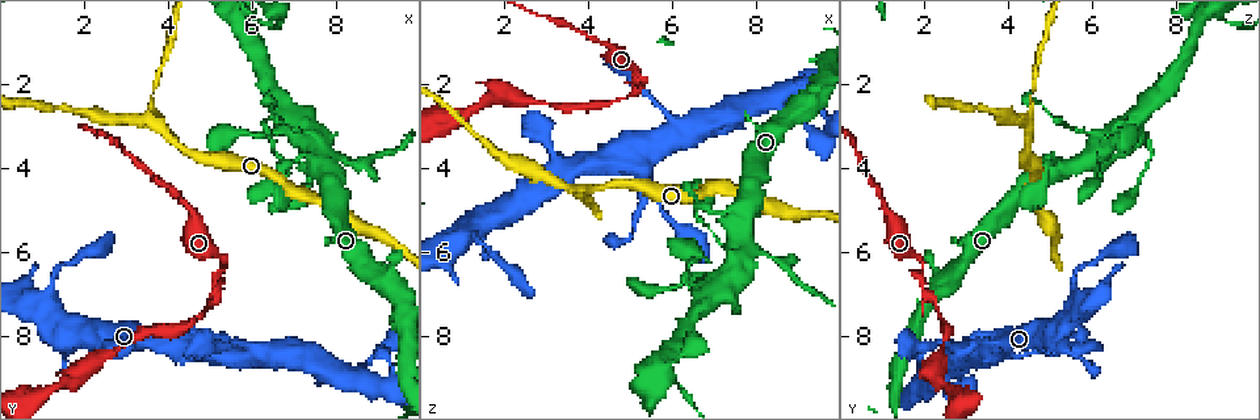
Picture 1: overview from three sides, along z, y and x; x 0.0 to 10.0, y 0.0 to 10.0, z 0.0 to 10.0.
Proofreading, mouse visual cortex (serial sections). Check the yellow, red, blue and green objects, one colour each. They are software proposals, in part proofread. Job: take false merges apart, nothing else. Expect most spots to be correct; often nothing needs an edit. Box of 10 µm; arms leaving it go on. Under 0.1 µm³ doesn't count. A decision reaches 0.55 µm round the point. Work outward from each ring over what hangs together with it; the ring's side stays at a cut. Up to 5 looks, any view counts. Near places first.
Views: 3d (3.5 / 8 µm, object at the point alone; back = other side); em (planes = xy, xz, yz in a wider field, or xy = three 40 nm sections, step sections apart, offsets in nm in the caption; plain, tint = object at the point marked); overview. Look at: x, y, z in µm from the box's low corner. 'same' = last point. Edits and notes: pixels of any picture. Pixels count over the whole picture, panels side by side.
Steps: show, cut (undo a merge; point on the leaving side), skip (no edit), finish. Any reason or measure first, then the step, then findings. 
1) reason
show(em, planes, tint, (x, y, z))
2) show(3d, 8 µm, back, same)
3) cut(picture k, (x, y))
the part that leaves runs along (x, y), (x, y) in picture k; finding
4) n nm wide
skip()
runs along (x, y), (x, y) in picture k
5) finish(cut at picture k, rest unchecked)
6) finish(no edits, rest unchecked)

calibre changes
show(3d, 3.5 µm, (4.40, 4.90, 1.10))

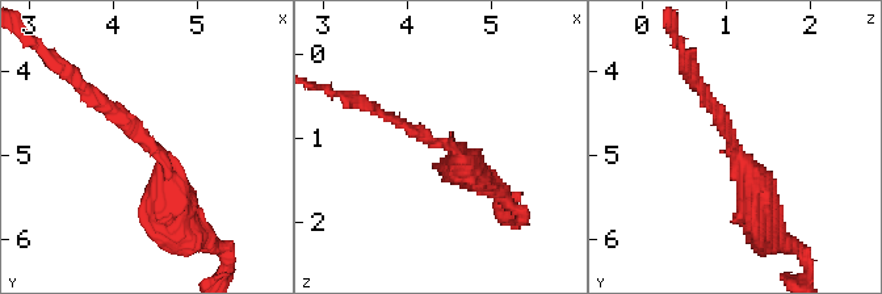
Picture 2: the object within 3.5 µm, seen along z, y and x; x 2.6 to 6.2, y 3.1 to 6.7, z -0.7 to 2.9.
need the tissue
show(em, xy, step 3, tint, (4.40, 4.90, 1.05))

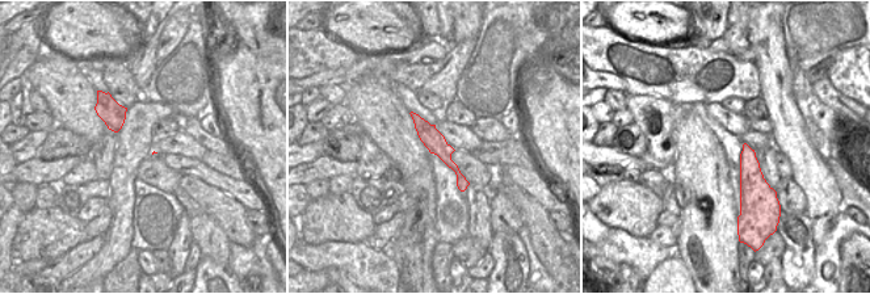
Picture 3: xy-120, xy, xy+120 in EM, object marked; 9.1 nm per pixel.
arms of 150, 450 nm
skip()
runs along (416, 118), (444, 151), (462, 187) in picture 3; all the same cell

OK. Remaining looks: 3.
three arms meet
show(3d, 3.5 µm, (3.65, 2.85, 4.60))

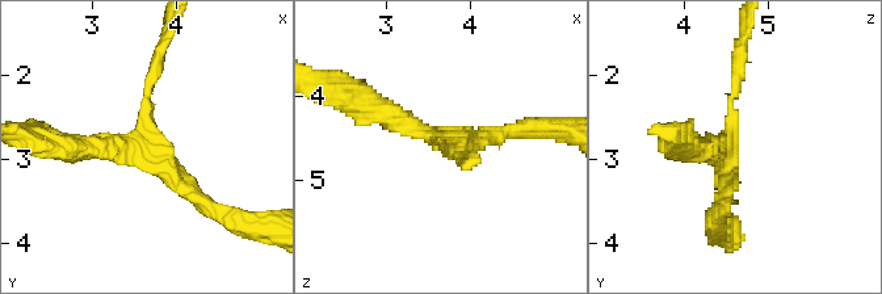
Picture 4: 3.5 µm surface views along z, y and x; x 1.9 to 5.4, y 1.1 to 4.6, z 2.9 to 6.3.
3 arms; arms of 100, 200, 300 nm; need the tissue
show(em, xy, step 2, tint, (3.60, 2.90, 4.55))

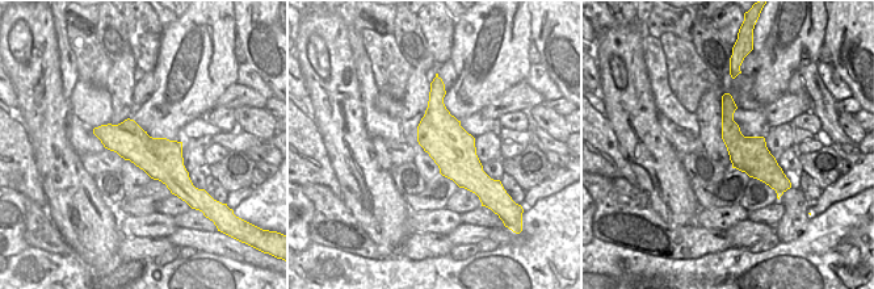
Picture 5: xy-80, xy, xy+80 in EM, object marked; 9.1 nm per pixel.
skip()
runs along (726, 97), (731, 134), (777, 175) in picture 5; all the same cell

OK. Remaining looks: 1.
finish(no edits, rest unchecked)

